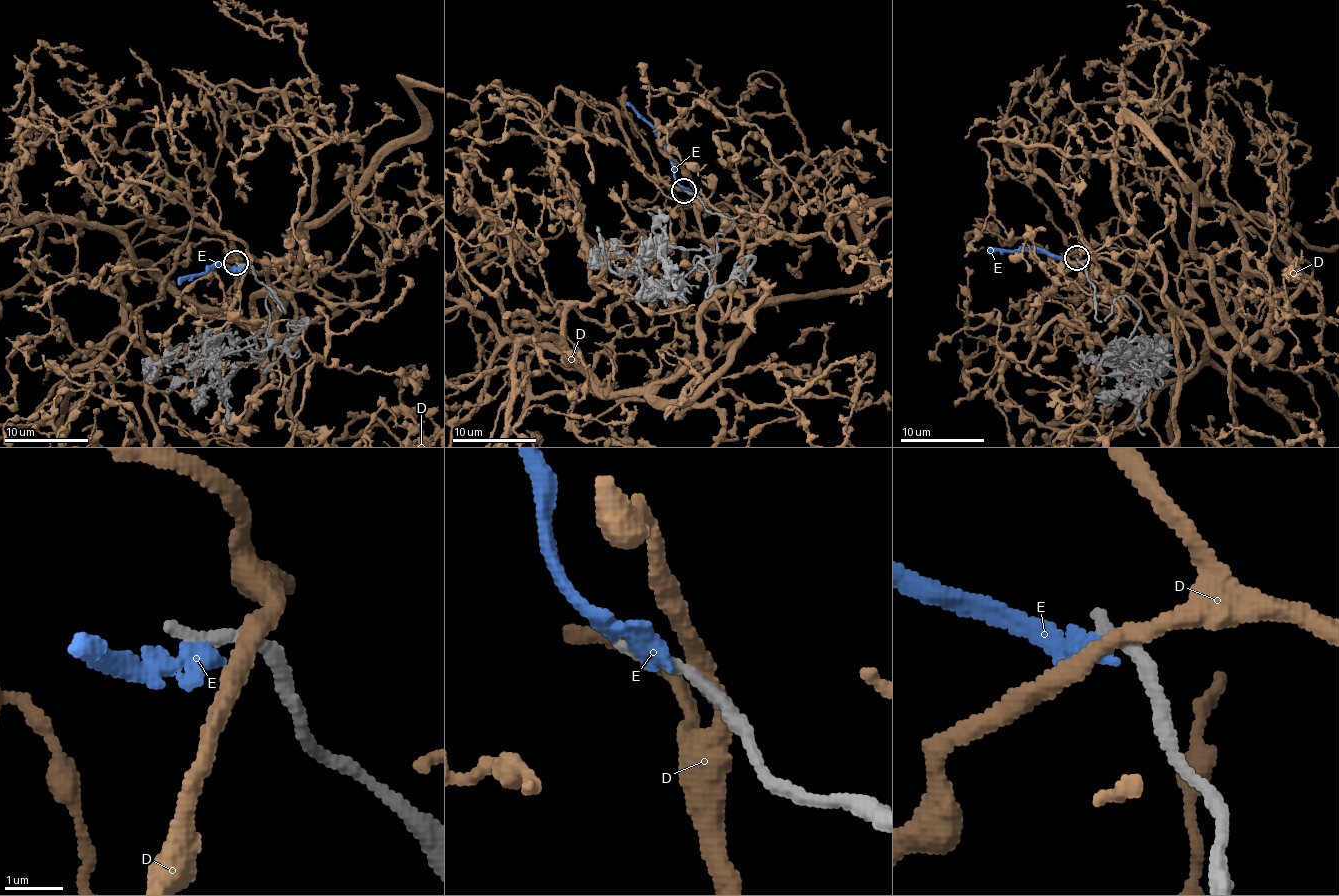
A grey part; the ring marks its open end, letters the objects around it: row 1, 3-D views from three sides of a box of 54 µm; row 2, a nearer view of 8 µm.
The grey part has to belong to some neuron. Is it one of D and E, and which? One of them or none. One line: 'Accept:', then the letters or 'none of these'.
Accept: none of these

